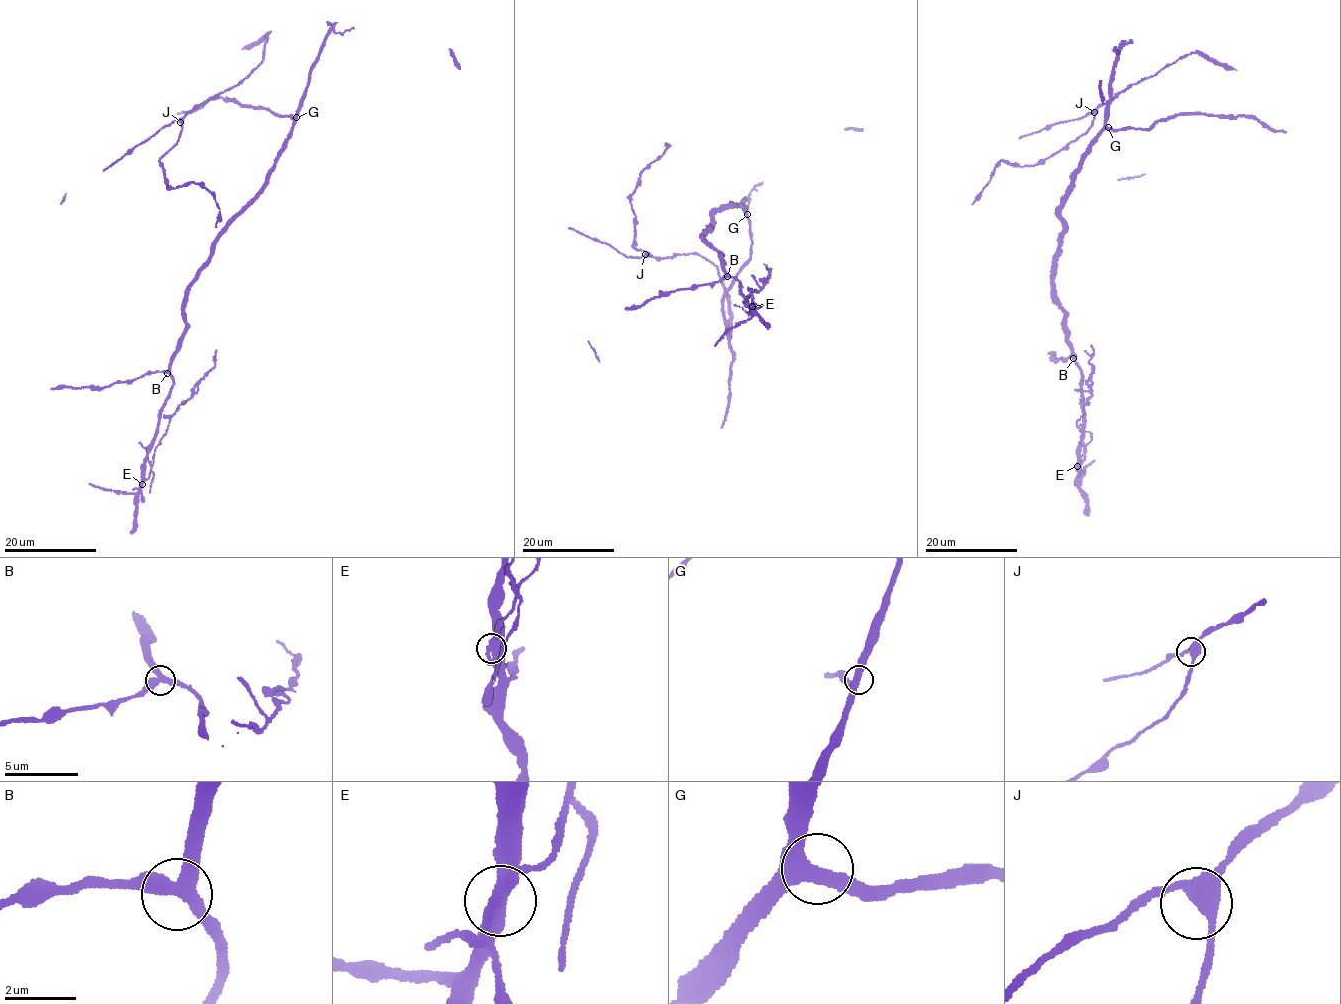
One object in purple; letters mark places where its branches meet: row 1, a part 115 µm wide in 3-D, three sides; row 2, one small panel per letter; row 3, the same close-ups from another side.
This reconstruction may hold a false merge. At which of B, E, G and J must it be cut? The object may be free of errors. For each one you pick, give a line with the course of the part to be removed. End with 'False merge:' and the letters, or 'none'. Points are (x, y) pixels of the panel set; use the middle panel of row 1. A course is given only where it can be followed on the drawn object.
E: foreign part runs (752, 307), (756, 304), (751, 302), (750, 290), (758, 293), (767, 282), (767, 267)
False merge: E

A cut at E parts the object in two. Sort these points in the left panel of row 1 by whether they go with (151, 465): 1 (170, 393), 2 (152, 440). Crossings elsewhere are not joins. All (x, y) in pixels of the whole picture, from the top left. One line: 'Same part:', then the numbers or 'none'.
Same part: none

